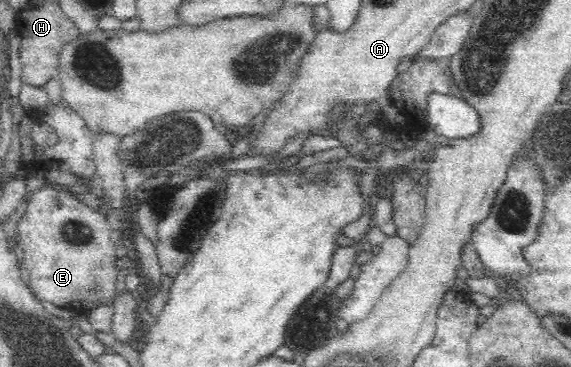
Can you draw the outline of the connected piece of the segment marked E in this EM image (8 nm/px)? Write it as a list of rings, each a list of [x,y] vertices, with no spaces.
[[[46,182],[29,197],[23,214],[17,220],[17,230],[23,249],[23,266],[29,274],[29,286],[38,300],[51,302],[55,306],[65,307],[75,312],[88,312],[93,302],[109,304],[113,300],[116,272],[112,268],[117,259],[115,244],[111,240],[111,229],[105,224],[103,215],[78,200],[75,195],[53,188]]]

